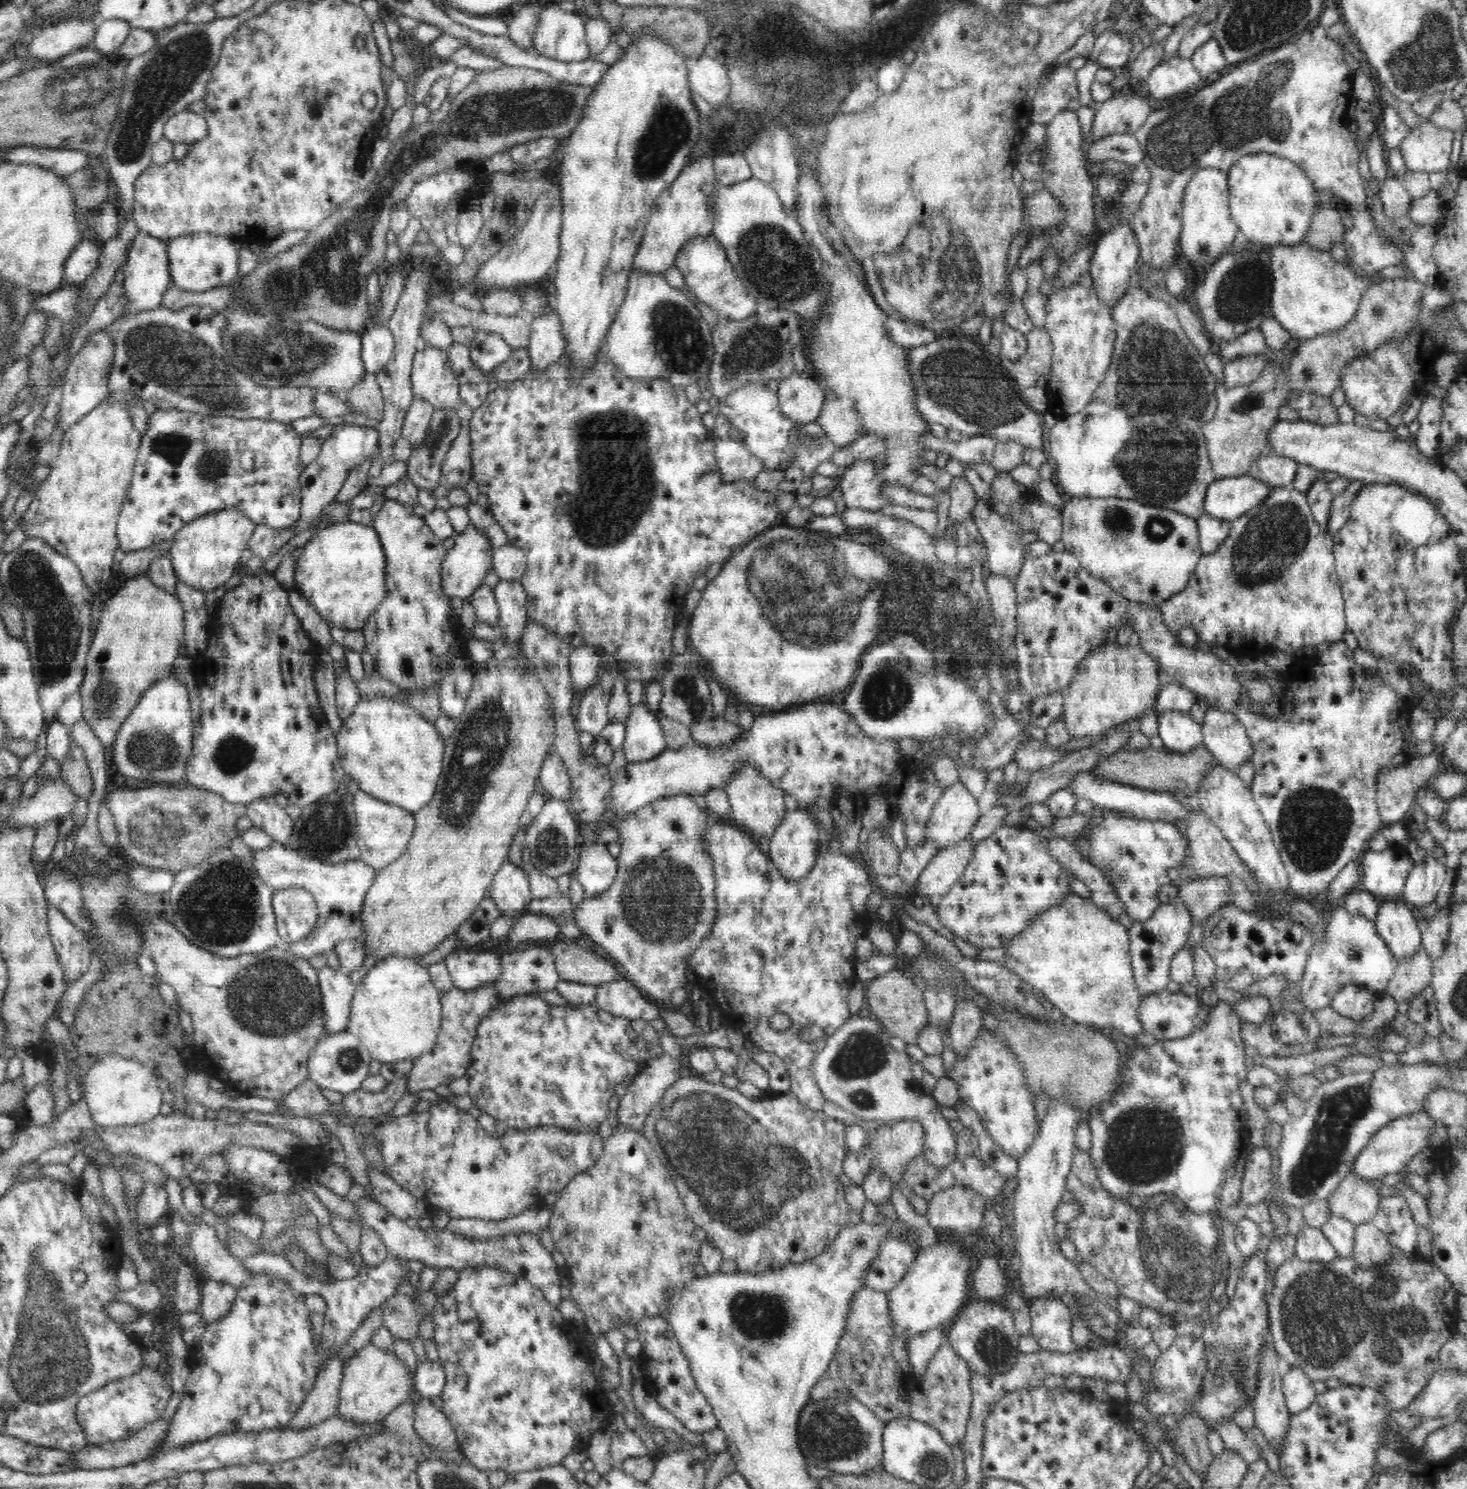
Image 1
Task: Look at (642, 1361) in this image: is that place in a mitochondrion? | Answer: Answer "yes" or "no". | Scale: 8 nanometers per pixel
no

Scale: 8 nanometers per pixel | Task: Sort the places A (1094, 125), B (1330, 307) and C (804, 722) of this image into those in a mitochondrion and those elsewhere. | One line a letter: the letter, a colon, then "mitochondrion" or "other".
A: other
B: other
C: other

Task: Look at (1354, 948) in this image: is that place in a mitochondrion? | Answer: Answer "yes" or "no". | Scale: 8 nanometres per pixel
yes

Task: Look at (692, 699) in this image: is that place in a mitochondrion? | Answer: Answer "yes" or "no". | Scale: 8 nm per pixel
yes

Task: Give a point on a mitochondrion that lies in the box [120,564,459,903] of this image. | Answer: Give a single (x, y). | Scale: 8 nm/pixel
(159, 830)

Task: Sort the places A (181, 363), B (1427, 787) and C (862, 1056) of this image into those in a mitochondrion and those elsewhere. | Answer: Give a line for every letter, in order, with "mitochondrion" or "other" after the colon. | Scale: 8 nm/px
A: mitochondrion
B: other
C: mitochondrion

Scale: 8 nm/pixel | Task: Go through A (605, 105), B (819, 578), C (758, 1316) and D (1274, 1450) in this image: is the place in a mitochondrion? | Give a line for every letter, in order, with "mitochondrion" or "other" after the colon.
A: other
B: mitochondrion
C: mitochondrion
D: other

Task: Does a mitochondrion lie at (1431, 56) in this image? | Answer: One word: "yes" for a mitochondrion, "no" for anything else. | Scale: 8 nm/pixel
yes

